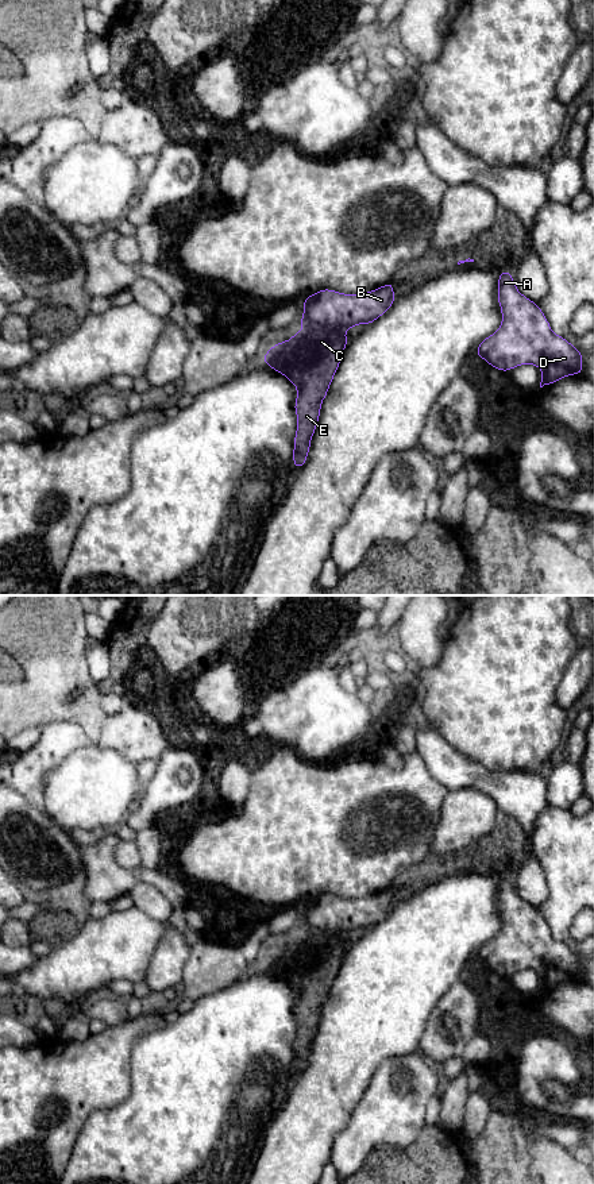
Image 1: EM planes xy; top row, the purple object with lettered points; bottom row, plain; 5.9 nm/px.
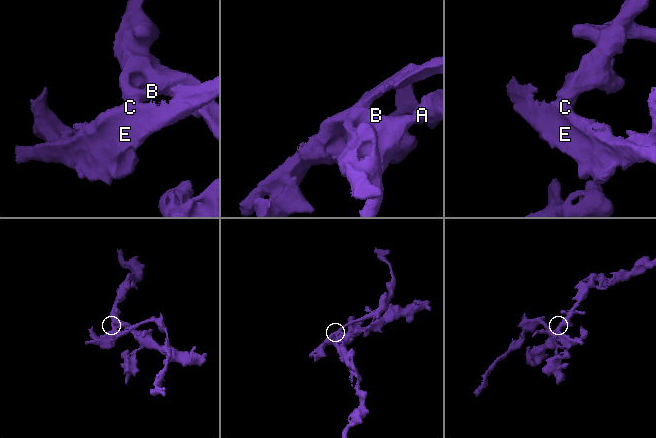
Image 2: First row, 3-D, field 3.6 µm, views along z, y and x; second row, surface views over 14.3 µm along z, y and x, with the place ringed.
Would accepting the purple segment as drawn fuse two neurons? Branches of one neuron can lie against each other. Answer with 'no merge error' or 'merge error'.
merge error

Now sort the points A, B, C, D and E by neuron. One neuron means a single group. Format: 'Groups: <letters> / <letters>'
Groups: A B D / C E

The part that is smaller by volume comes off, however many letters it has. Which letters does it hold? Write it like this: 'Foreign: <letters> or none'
Foreign: C, E

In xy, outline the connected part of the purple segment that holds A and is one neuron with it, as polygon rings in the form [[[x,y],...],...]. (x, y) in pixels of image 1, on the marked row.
[[[500,270],[497,298],[502,323],[479,343],[478,358],[500,371],[535,365],[541,369],[540,387],[563,377],[582,375],[582,352],[551,331],[537,302],[518,292],[512,273]]]

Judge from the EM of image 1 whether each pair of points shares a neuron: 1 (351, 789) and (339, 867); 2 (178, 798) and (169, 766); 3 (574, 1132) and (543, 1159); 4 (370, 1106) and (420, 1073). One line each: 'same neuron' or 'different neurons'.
1: same neuron
2: same neuron
3: different neurons
4: same neuron

